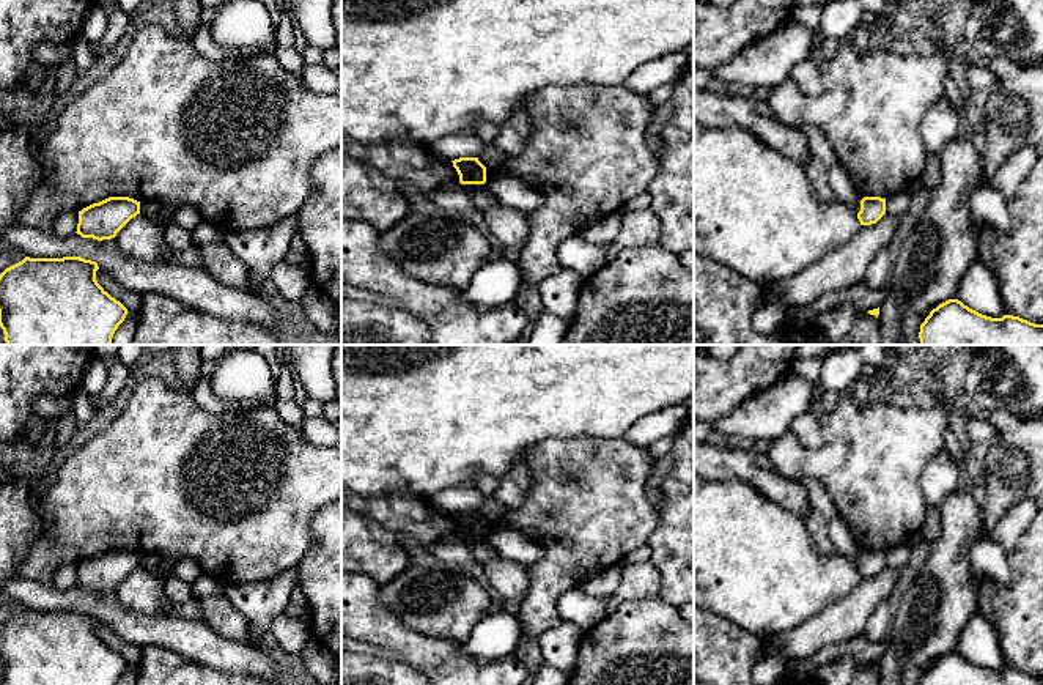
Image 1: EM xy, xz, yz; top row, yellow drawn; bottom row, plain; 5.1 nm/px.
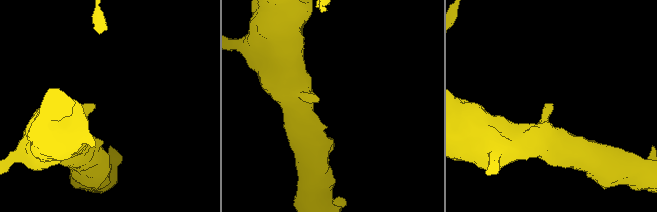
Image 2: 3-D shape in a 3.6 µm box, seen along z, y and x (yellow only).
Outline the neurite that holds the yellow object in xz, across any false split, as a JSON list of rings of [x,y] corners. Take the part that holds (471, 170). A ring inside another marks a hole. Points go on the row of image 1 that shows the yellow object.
[[[459,157],[451,162],[459,175],[461,184],[486,183],[486,167],[478,161],[478,157]]]

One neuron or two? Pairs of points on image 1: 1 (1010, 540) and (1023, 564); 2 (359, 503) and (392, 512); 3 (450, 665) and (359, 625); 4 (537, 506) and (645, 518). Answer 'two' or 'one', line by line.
1: two
2: one
3: one
4: one

